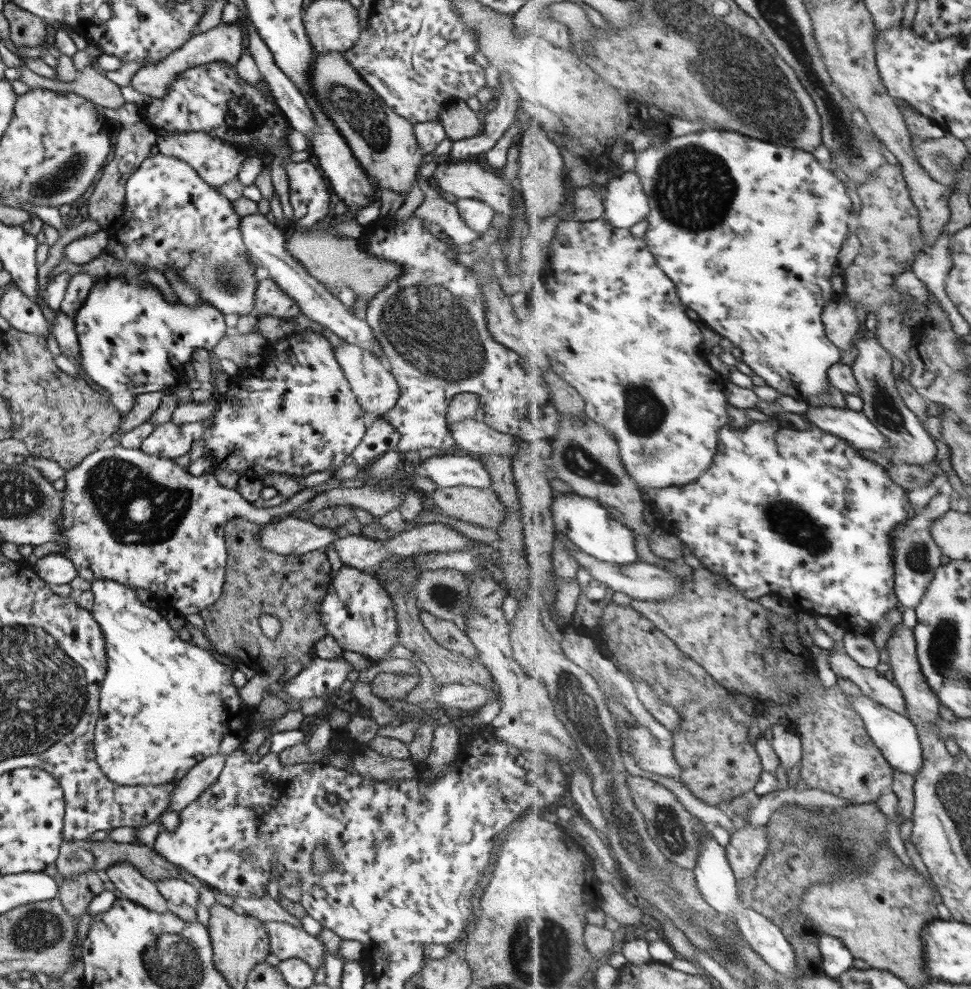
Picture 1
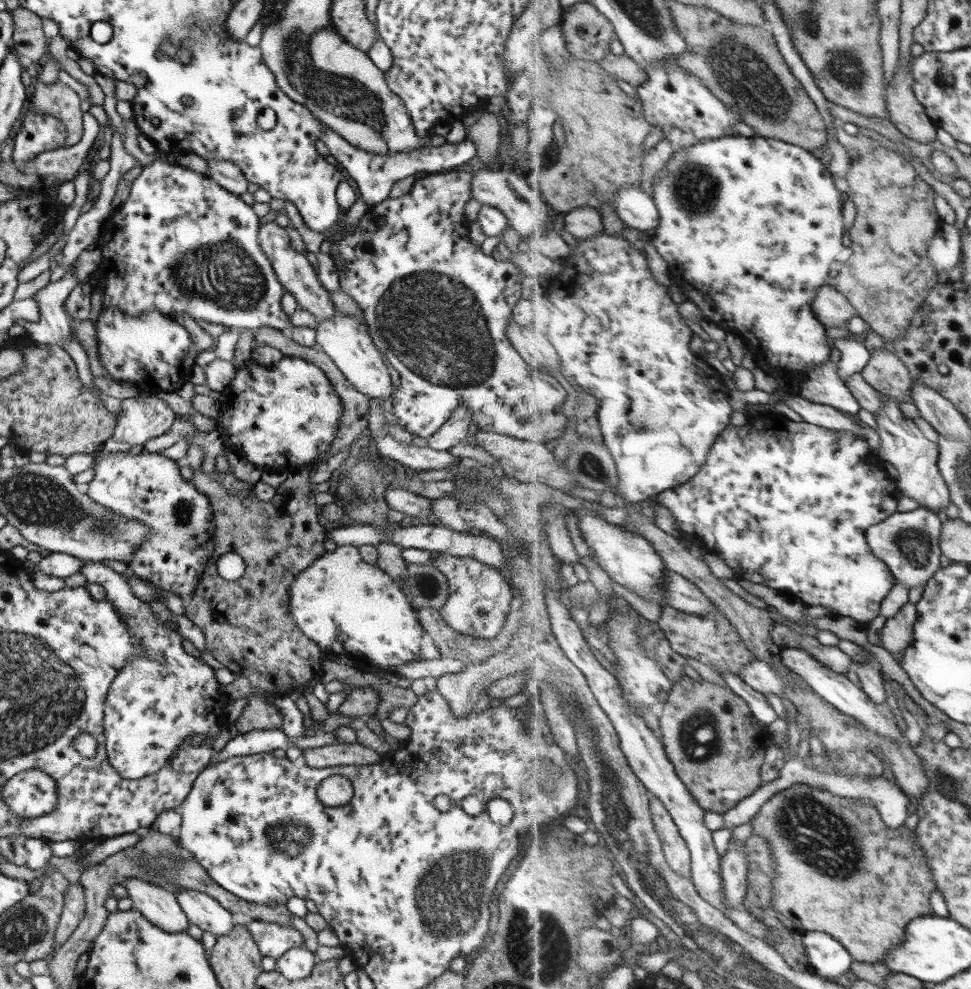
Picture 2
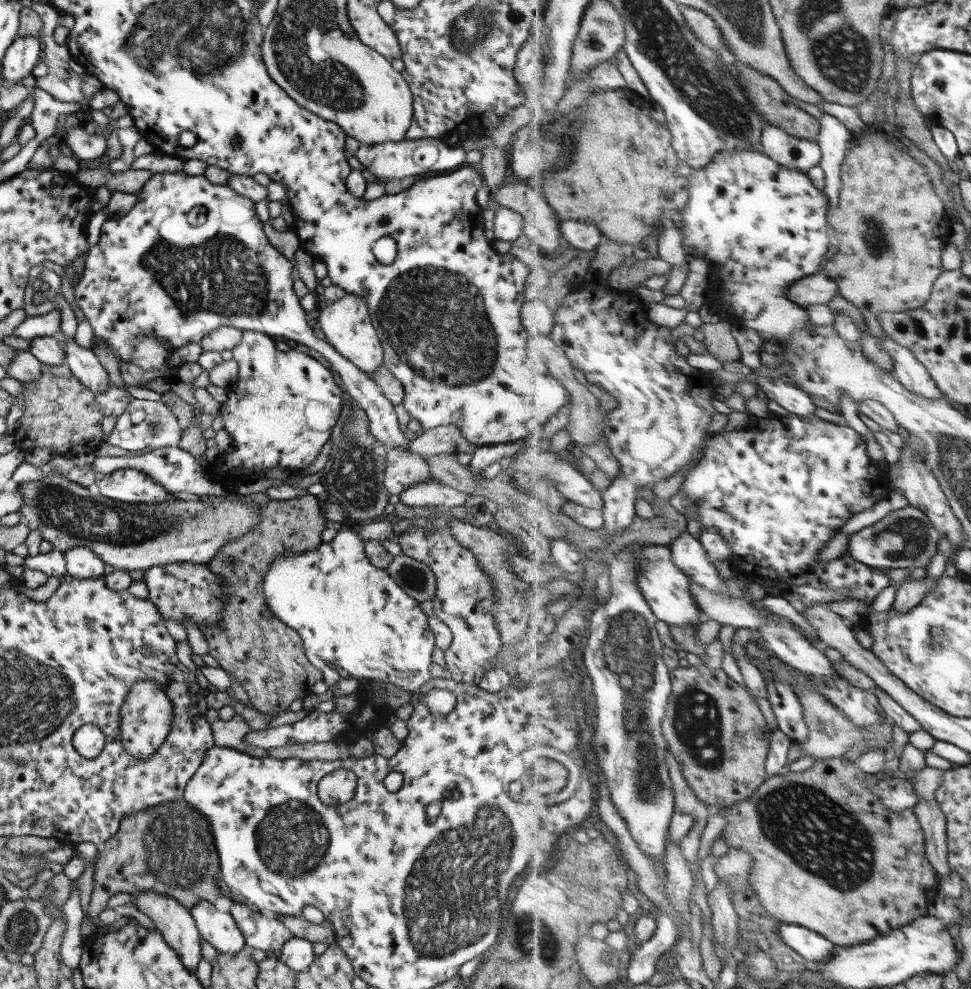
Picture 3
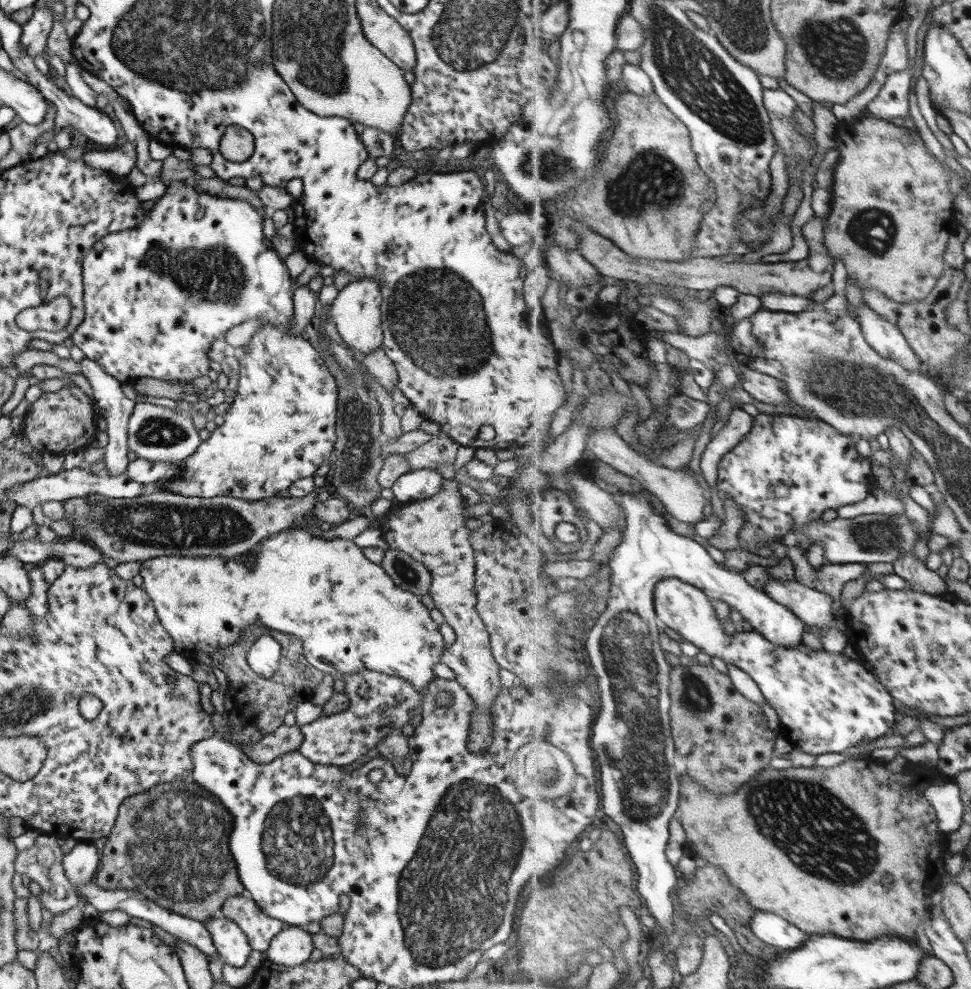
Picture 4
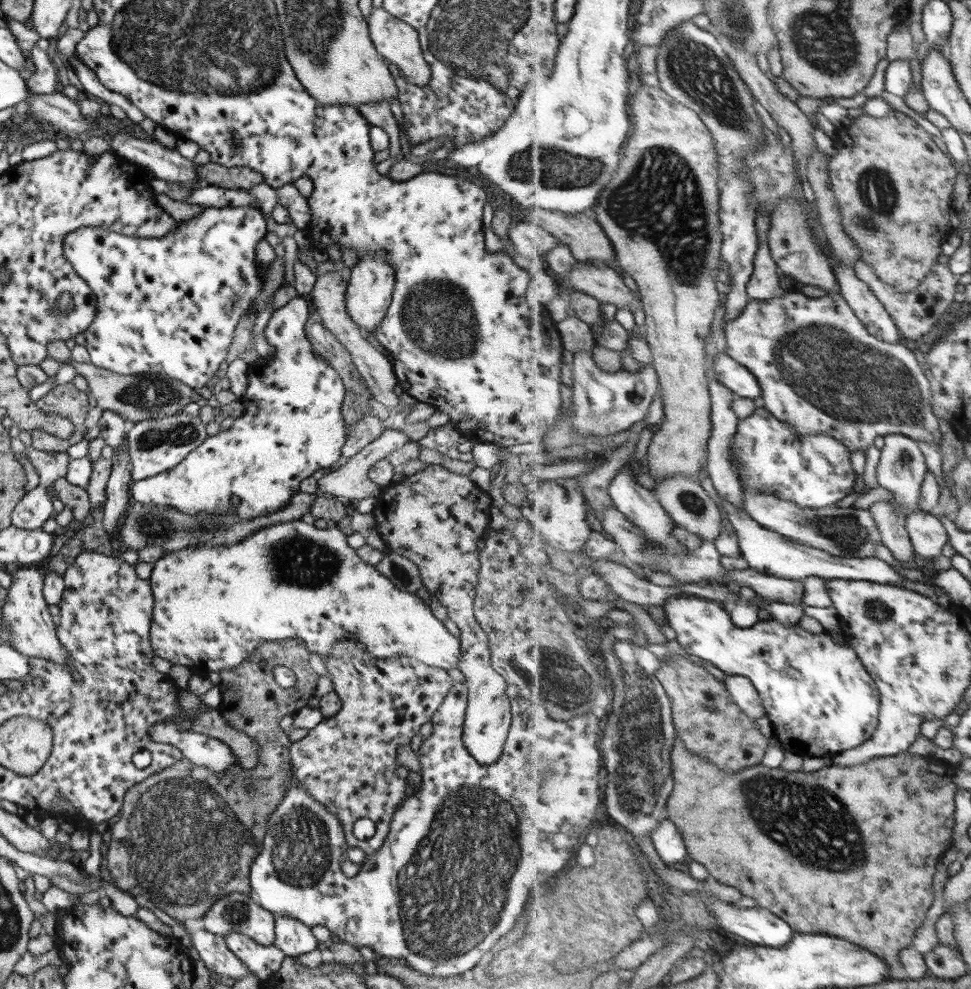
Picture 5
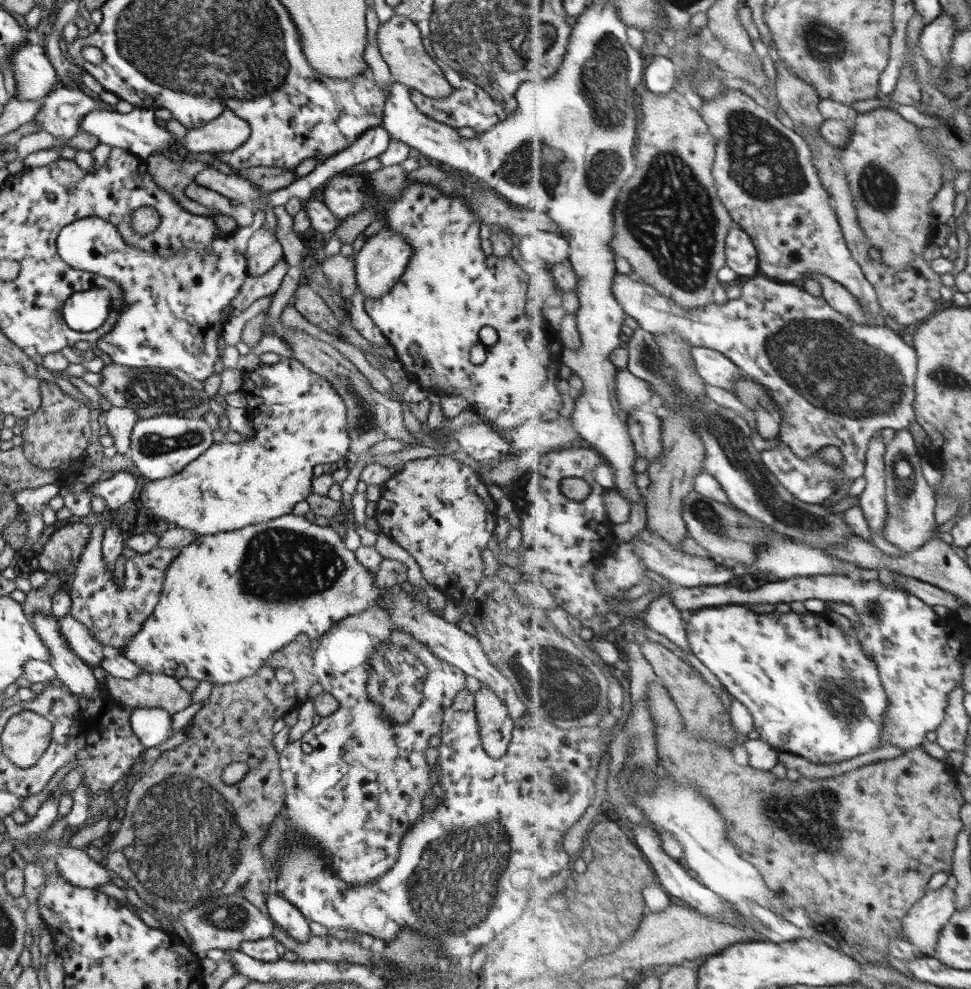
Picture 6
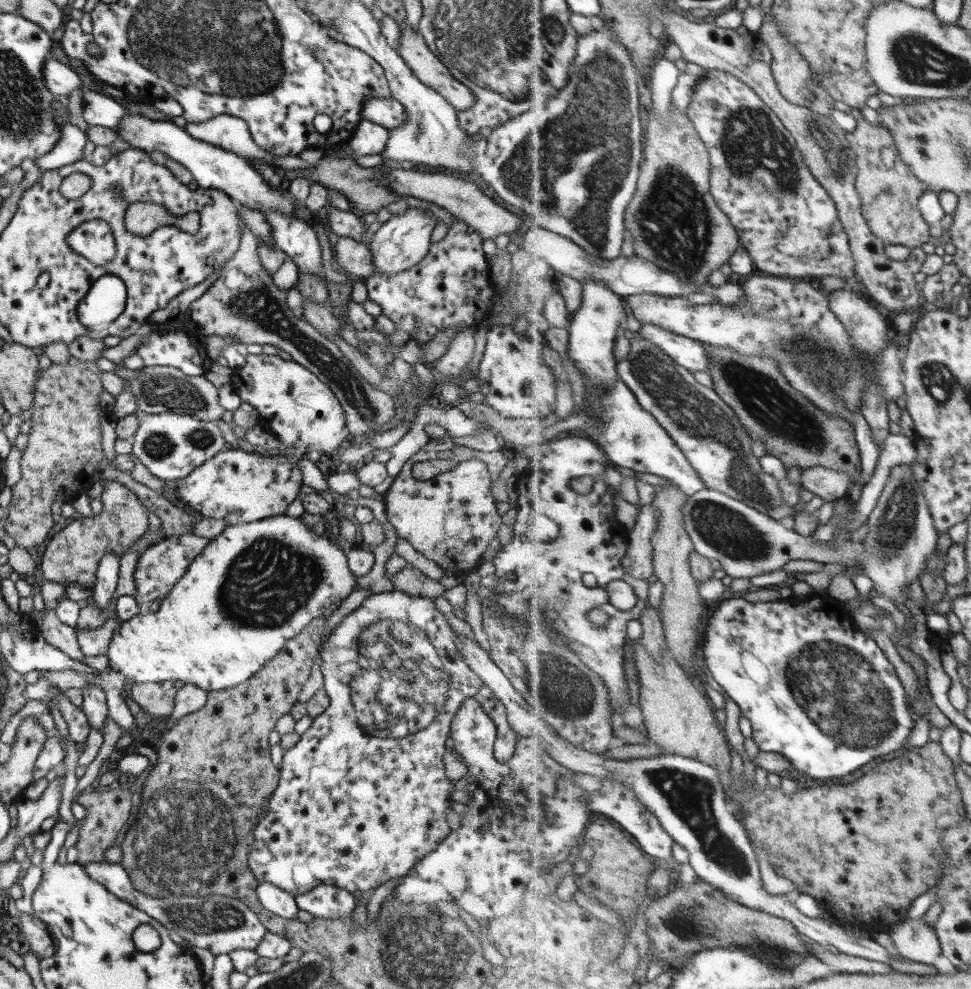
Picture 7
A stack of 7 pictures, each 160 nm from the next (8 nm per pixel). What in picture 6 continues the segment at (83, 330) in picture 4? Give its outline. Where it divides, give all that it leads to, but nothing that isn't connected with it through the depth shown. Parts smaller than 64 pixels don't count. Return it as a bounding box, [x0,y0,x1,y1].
[54,217,248,382]

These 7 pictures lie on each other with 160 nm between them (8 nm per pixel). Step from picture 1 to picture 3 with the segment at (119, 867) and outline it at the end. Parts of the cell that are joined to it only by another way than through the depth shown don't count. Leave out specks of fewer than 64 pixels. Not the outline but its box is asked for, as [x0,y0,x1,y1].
[132,893,202,973]

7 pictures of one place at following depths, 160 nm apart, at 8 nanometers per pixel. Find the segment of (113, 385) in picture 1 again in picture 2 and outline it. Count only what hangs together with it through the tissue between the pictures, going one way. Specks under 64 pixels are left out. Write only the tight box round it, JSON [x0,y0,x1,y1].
[94,310,198,393]

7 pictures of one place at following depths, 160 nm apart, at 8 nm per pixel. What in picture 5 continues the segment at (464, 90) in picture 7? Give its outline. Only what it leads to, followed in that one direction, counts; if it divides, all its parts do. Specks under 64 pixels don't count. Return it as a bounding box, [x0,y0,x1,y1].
[366,6,430,86]

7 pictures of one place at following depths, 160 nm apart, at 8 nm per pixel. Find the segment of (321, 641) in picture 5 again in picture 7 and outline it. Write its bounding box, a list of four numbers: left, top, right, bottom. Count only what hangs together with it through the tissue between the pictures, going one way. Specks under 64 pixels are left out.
[40,514,907,964]

